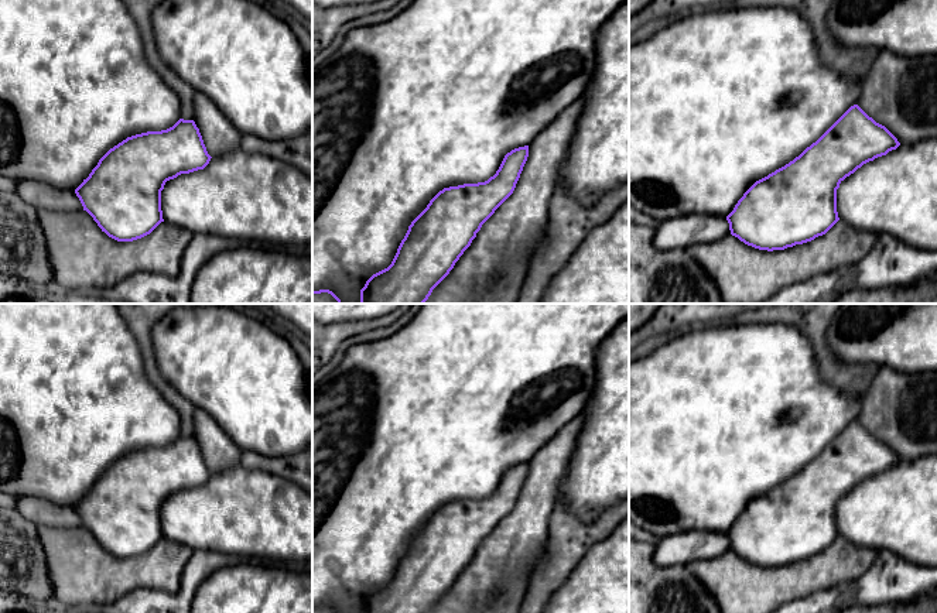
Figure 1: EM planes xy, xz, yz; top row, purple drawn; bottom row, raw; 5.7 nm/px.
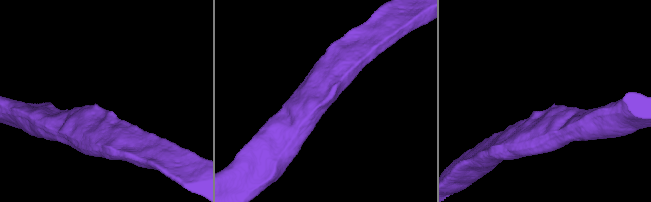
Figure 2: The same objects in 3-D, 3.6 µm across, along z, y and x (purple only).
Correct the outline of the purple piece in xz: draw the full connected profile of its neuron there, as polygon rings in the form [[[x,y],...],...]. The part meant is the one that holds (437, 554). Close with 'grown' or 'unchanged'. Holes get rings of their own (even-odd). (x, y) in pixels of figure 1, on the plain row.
[[[529,462],[514,465],[488,497],[440,507],[408,542],[391,581],[366,597],[360,613],[430,613],[471,562],[482,541],[513,510],[527,473]]]; unchanged

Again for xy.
[[[194,436],[127,453],[110,465],[75,506],[83,527],[109,554],[133,558],[161,538],[161,507],[181,490],[204,486],[211,472]]]; unchanged

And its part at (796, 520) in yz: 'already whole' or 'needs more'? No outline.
already whole

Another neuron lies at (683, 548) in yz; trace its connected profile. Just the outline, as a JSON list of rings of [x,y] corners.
[[[694,530],[671,534],[654,544],[654,562],[660,566],[688,565],[701,559],[718,558],[731,551],[726,534]]]

